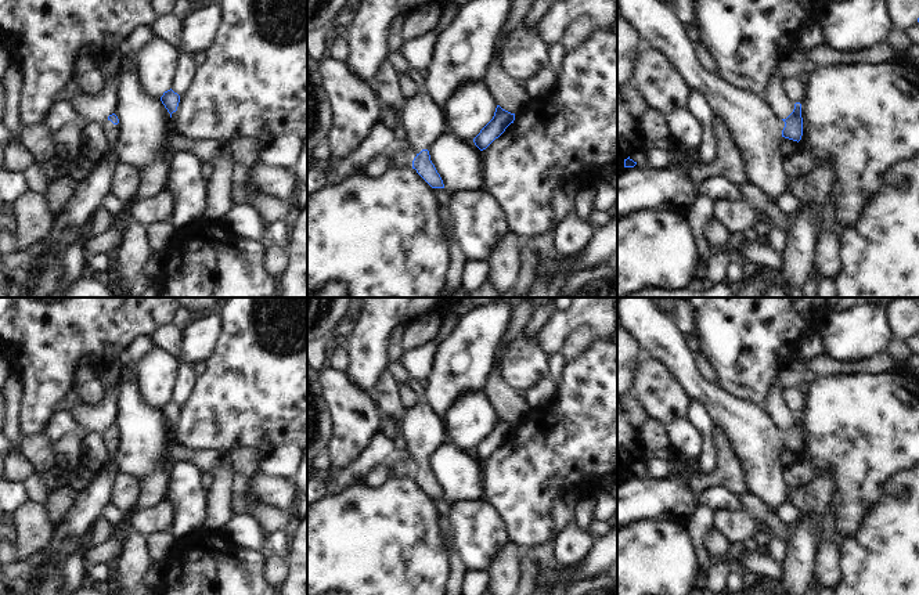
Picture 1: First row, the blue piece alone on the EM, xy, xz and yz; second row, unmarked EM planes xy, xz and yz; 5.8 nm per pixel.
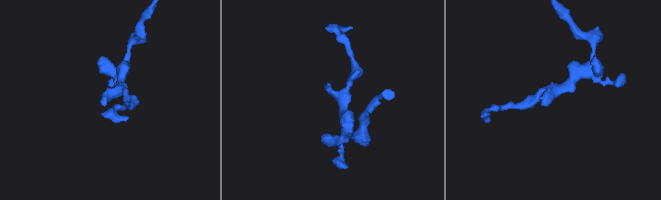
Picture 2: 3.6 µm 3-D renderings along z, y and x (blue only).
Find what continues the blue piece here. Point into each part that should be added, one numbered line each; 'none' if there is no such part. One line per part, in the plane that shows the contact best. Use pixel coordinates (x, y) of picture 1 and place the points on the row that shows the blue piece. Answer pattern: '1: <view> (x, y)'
1: yz (754, 129)

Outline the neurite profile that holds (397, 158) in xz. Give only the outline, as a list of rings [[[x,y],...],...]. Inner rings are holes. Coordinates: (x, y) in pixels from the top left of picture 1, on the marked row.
[[[393,147],[389,149],[389,166],[408,166],[410,163],[412,163],[415,156],[417,154],[414,152],[412,147],[410,147],[407,151],[400,151],[396,147]]]

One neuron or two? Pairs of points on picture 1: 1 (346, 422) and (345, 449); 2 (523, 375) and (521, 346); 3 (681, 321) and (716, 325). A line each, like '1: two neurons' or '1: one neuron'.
1: one neuron
2: one neuron
3: two neurons

